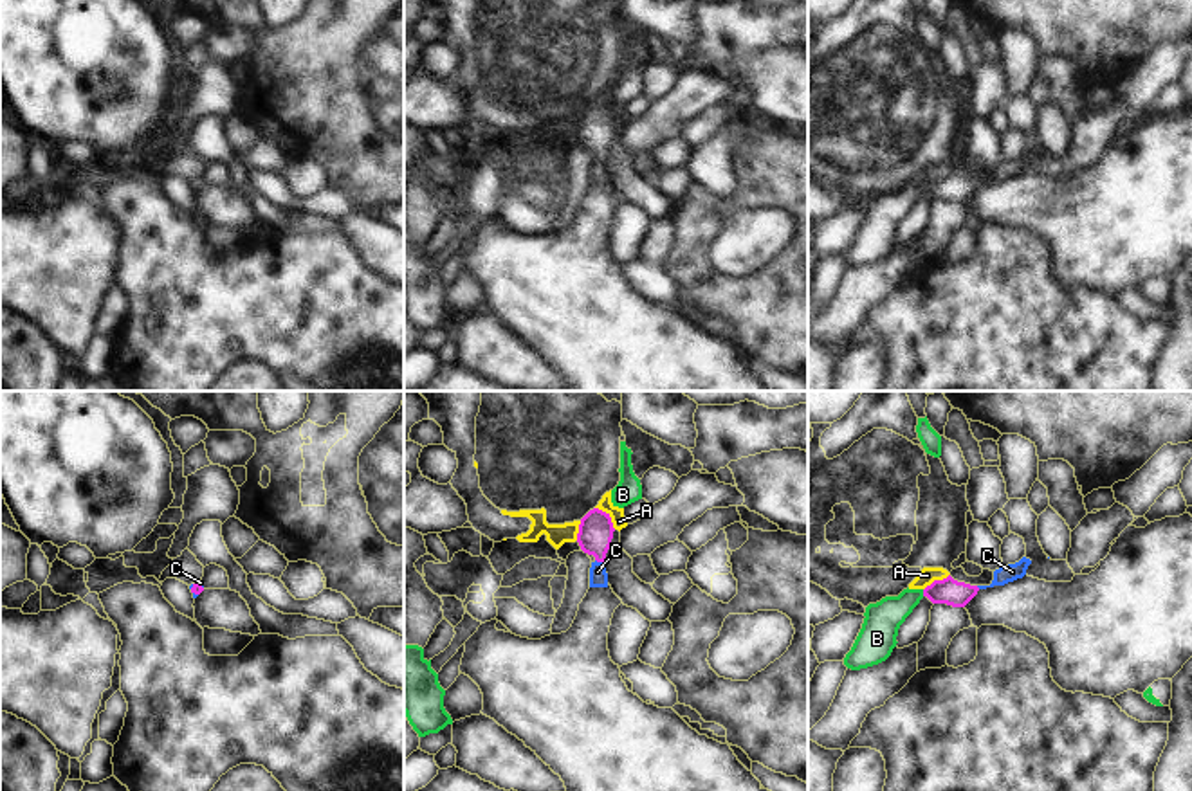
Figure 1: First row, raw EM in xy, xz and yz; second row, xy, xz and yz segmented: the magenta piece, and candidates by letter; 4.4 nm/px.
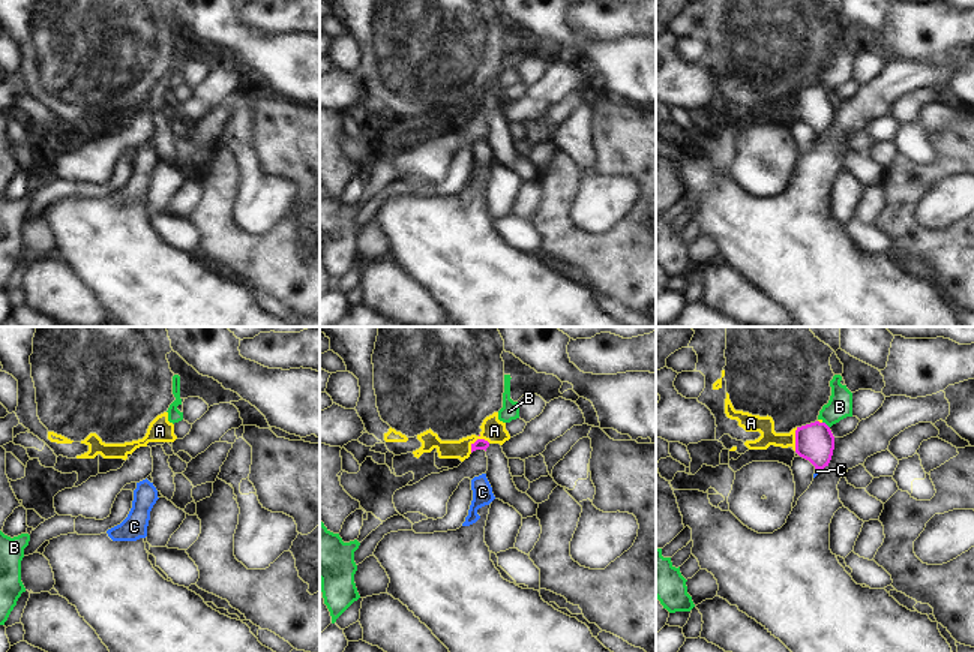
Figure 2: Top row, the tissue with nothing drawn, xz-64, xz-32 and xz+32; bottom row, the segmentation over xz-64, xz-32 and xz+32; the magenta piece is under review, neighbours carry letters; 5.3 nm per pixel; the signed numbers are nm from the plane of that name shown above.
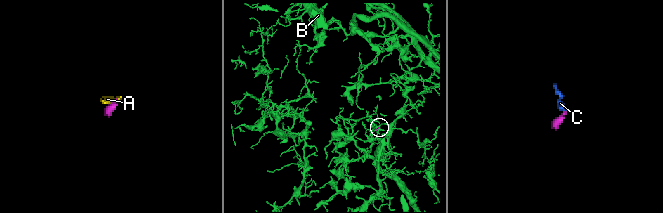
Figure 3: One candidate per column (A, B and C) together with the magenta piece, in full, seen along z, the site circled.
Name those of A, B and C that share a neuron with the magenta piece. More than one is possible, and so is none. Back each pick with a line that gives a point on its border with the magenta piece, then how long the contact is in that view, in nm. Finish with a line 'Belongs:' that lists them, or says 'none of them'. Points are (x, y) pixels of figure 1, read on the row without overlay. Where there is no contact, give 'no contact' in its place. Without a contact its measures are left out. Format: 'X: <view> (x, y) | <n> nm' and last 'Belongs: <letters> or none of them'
C: xz (601, 157) | 50 nm
Belongs: C

